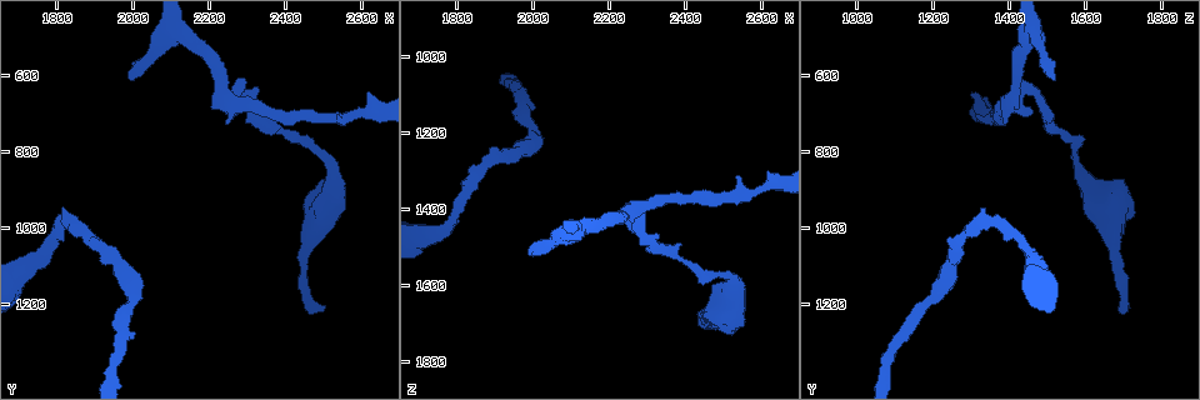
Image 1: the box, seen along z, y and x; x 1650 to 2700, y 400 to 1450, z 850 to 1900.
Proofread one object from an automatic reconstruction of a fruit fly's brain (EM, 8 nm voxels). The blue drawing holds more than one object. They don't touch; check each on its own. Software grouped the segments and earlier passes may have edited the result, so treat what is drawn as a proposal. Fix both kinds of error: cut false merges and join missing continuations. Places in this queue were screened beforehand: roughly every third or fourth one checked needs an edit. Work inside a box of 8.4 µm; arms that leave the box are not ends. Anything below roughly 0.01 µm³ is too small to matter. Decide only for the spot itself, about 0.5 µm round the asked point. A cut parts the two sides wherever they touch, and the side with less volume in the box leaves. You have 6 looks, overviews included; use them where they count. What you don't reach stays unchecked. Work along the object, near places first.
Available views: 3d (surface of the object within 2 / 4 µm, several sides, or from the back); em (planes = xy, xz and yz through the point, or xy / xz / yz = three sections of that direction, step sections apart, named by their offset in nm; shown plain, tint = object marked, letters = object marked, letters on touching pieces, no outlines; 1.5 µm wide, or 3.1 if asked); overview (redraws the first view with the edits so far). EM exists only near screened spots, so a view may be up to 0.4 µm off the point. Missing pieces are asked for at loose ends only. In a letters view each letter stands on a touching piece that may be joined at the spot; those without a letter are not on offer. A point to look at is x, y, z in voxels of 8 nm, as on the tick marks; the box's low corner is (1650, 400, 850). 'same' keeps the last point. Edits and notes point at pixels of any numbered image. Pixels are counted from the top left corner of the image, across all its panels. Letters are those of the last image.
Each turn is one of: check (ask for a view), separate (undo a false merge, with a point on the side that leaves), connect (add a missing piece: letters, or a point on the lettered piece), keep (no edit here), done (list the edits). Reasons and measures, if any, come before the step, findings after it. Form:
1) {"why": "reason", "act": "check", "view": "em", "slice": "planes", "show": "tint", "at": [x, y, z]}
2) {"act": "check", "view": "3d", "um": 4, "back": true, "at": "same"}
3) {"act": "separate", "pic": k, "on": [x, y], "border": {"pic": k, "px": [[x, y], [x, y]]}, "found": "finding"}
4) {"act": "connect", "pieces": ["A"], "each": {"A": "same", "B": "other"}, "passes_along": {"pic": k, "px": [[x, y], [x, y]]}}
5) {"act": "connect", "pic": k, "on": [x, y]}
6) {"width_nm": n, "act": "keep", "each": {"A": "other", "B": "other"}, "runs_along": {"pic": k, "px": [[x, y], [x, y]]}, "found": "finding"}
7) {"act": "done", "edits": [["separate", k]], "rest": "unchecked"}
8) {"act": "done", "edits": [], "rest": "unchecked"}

{"act": "check", "view": "em", "slice": "yz", "step": 4, "show": "tint", "at": [2260, 655, 1430]}

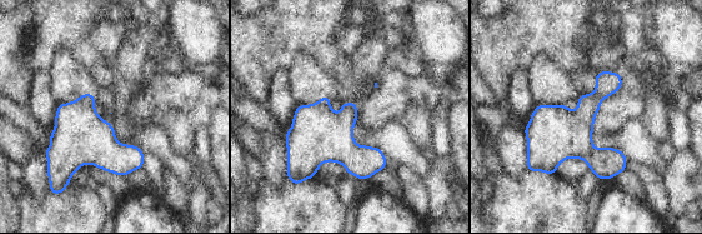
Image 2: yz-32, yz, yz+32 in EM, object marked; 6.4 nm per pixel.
{"act": "check", "view": "em", "slice": "yz", "step": 4, "show": "letters", "at": "same"}

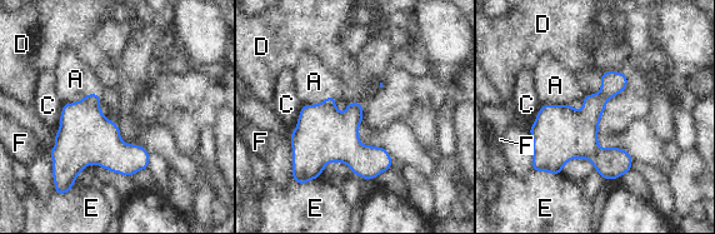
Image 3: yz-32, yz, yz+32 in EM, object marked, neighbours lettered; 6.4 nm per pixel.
{"width_nm": 200, "act": "keep", "each": {"A": "other", "C": "other", "D": "other", "E": "other", "F": "other"}, "border": {"pic": 3, "px": [[99, 94], [64, 104]]}, "found": "all the same neuron"}

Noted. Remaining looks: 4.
{"why": "free end", "act": "check", "view": "em", "slice": "planes", "show": "tint", "at": [2620, 645, 1305]}

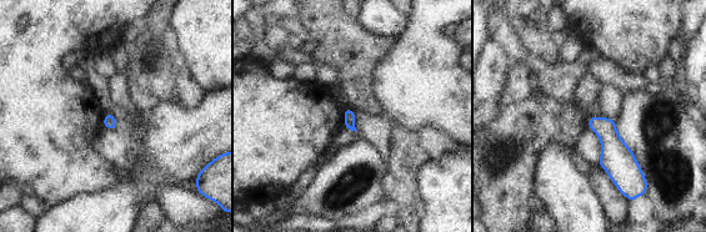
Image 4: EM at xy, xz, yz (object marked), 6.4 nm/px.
{"why": "what lies round it", "act": "check", "view": "em", "slice": "planes", "show": "letters", "at": "same"}

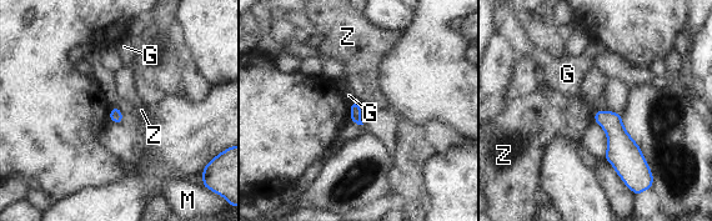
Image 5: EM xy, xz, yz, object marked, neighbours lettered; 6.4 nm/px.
{"act": "keep", "each": {"G": "other", "M": "other", "Z": "other"}, "border": {"pic": 5, "px": [[593, 111], [596, 122]]}, "found": "none of them fits"}

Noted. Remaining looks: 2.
{"why": "free end", "act": "check", "view": "em", "slice": "planes", "show": "letters", "at": [2510, 1210, 1690]}

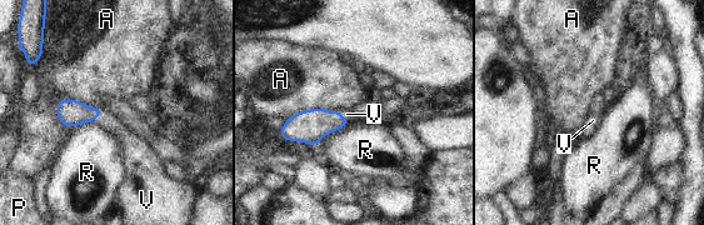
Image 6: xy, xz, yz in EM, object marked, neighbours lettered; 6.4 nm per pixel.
{"longest_contact_nm": ["A", 320], "act": "connect", "pieces": ["V"], "each": {"A": "other", "P": "other", "R": "other", "V": "same"}, "found": "it goes on there"}

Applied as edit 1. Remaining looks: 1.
{"act": "done", "edits": [["connect", 6]], "rest": "unchecked"}

